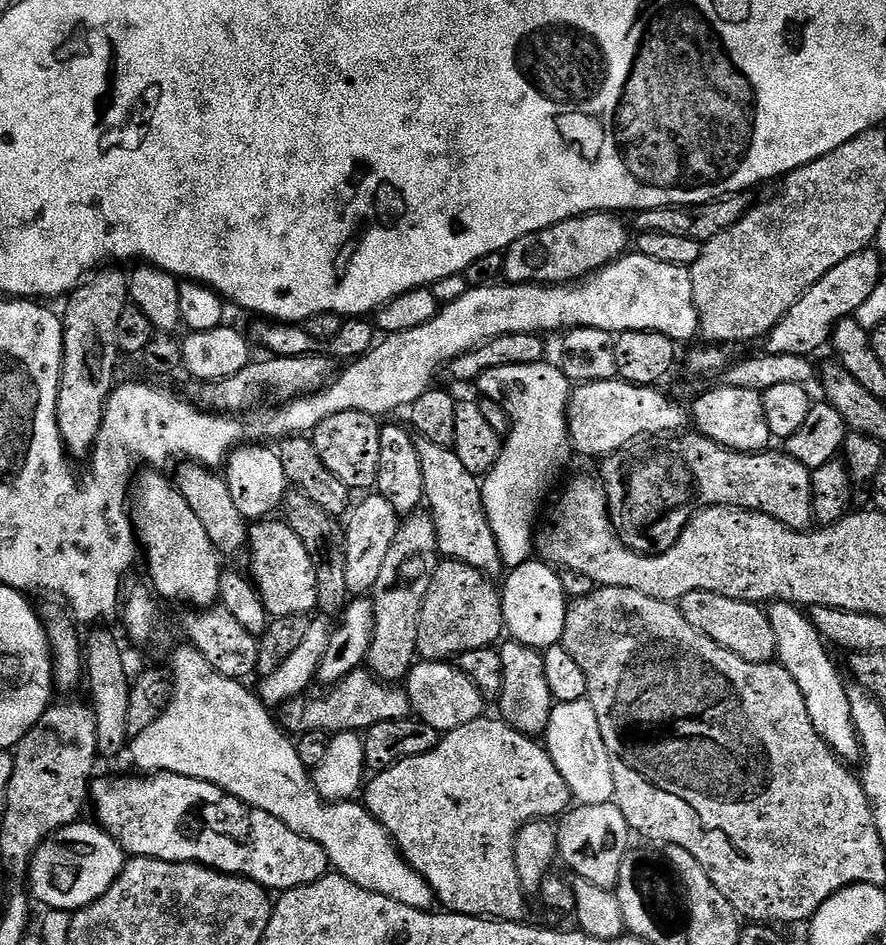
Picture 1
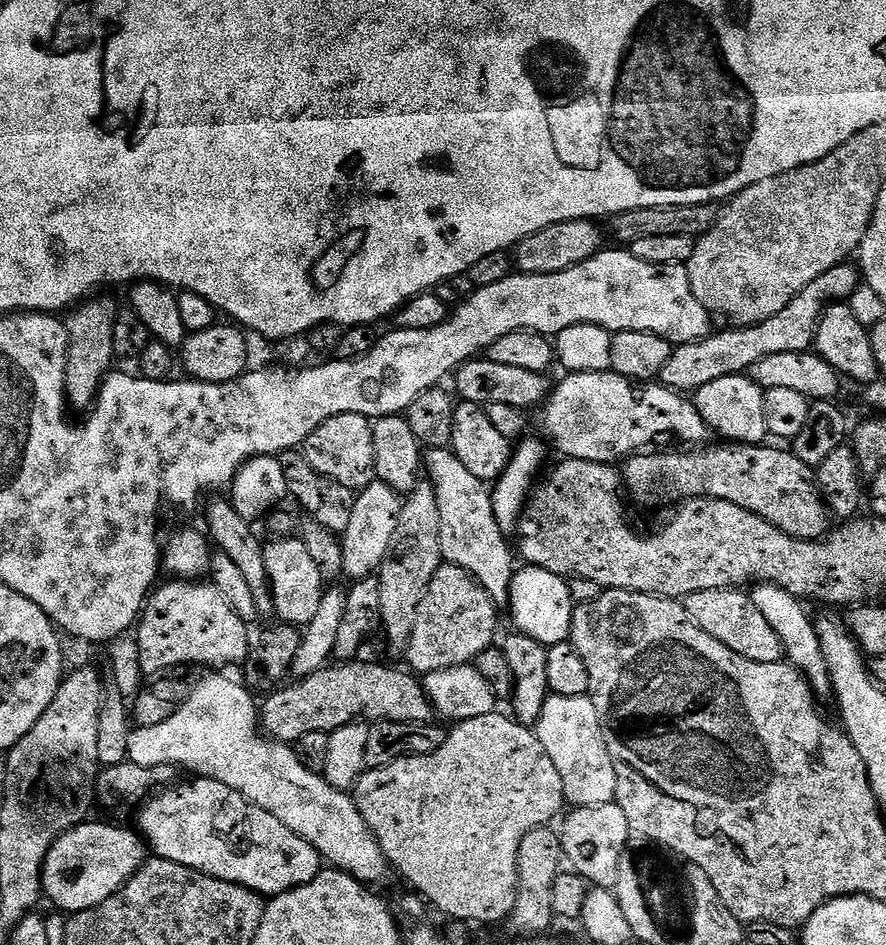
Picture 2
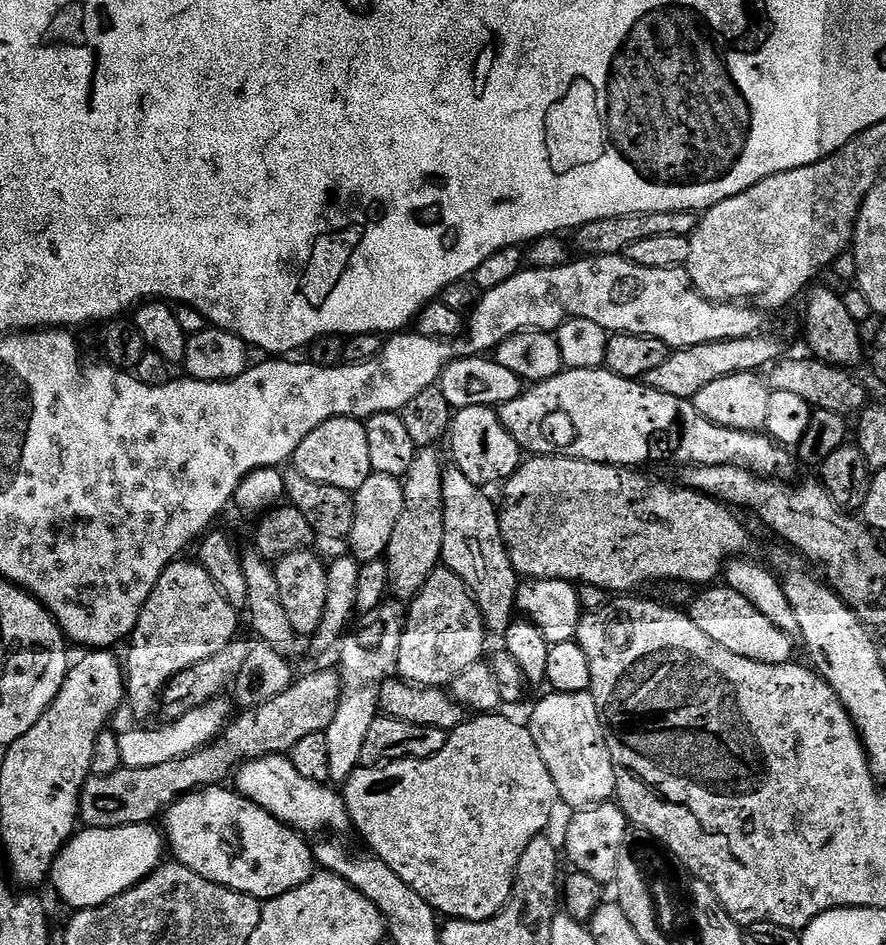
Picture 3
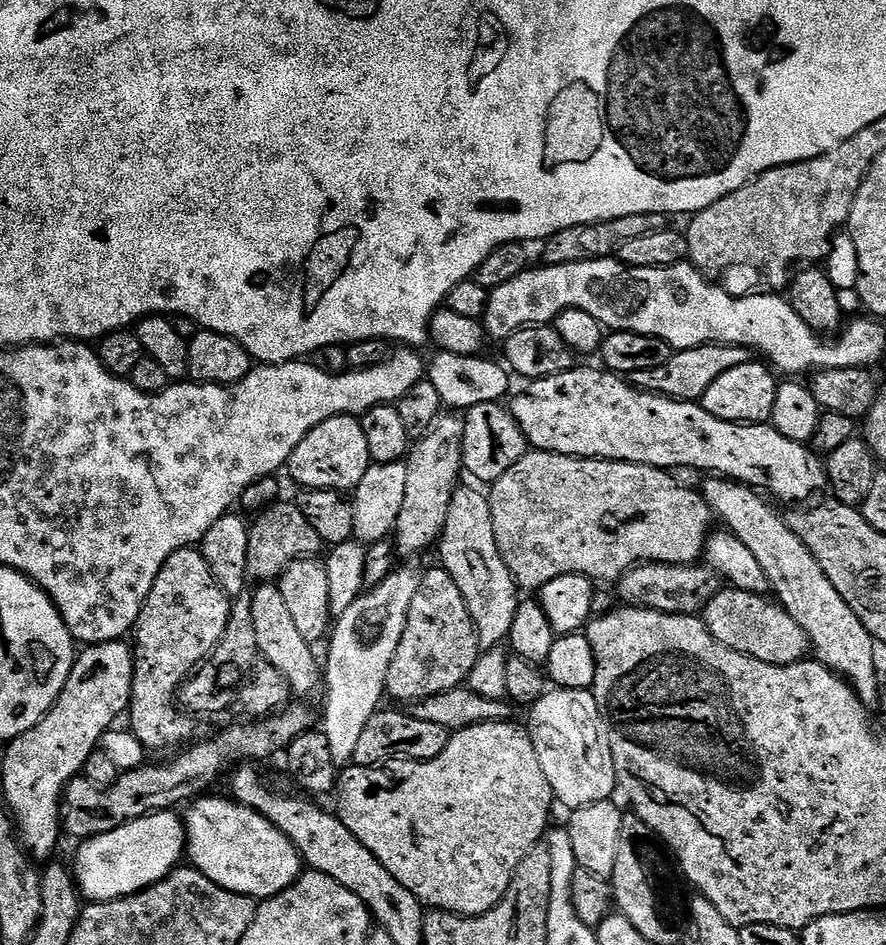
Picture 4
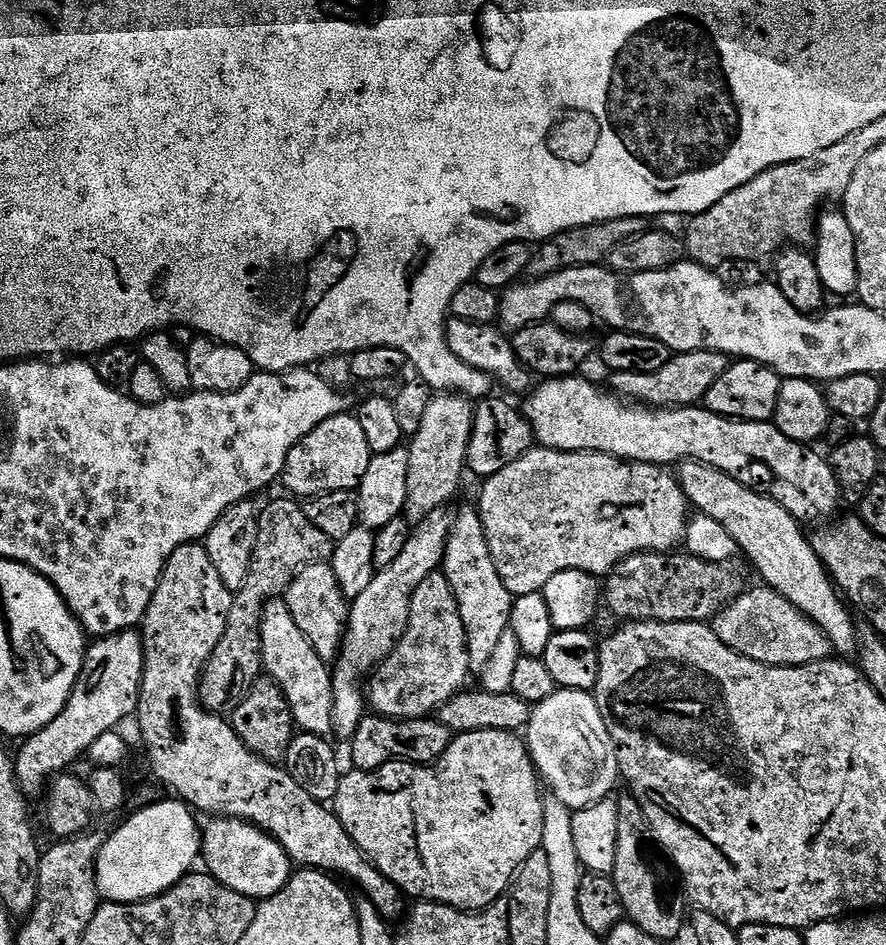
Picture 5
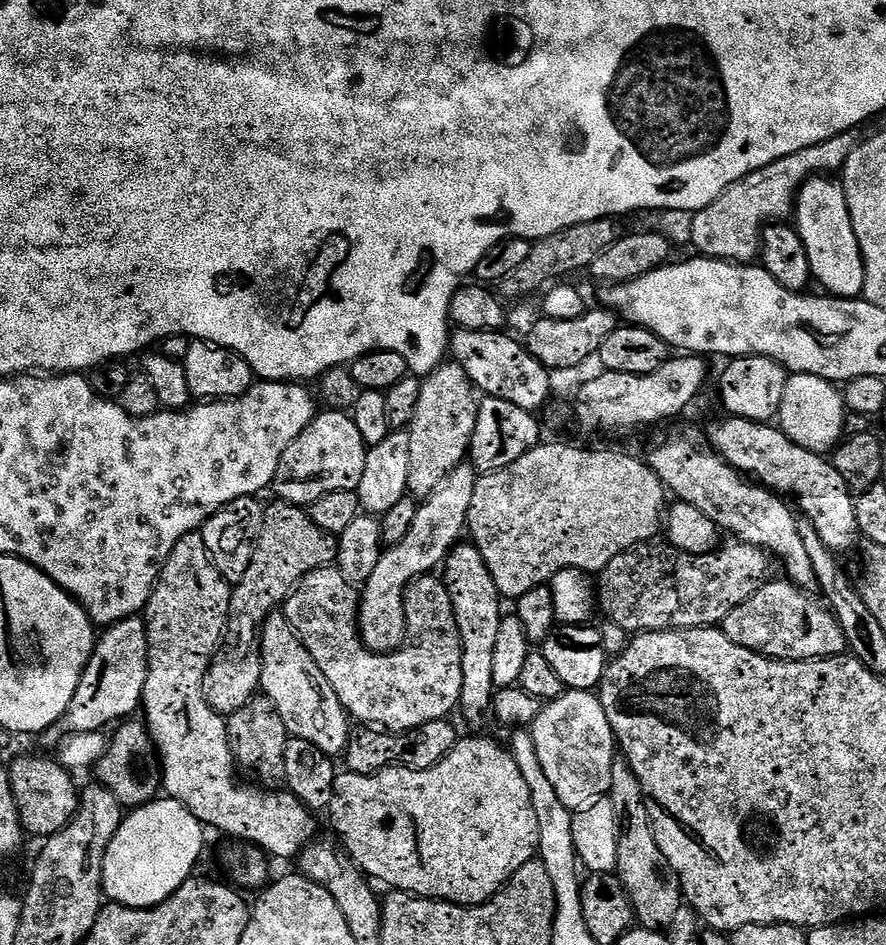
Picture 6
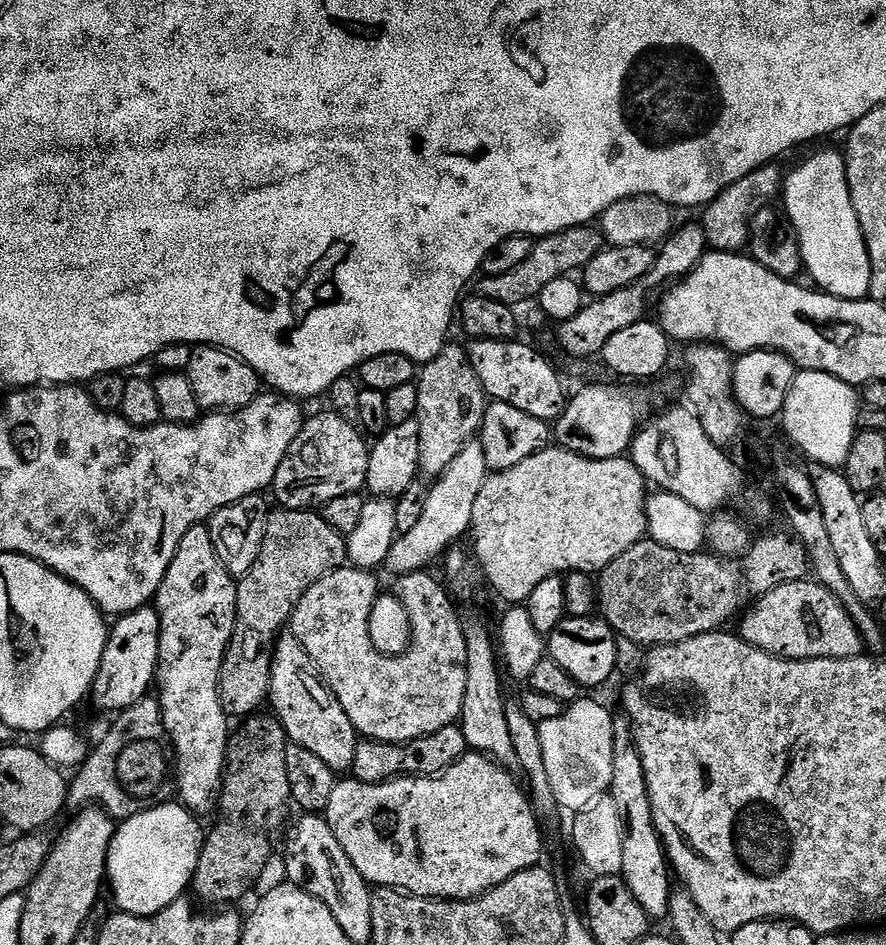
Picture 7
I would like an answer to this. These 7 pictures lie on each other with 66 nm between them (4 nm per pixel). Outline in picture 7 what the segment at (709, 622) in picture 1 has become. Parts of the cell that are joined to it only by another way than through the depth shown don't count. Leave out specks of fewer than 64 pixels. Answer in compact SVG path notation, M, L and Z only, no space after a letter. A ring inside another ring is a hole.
M815 579L780 584L749 608L752 609L744 617L739 617L738 635L750 646L771 656L781 656L784 660L841 660L865 651L864 642L842 602Z

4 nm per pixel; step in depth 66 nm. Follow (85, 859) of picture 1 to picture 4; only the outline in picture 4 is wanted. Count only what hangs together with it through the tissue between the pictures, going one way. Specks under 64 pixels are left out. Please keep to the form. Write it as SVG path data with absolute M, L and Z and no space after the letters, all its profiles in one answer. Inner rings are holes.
M175 811L155 812L118 830L94 836L79 845L74 875L81 897L88 902L120 900L166 878L181 863L186 852L184 821Z

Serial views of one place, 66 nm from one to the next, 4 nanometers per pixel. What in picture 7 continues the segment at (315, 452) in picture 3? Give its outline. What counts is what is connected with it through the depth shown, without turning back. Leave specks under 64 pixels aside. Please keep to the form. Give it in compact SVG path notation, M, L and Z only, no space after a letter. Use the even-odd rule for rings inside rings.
M324 410L321 416L309 415L305 419L304 427L300 429L298 438L294 438L290 450L286 450L272 478L270 492L276 495L276 500L280 503L277 505L284 510L316 510L330 502L330 498L342 498L342 494L351 492L359 493L368 483L370 448L367 443L364 445L363 438L365 439L351 419L338 416L331 410Z

